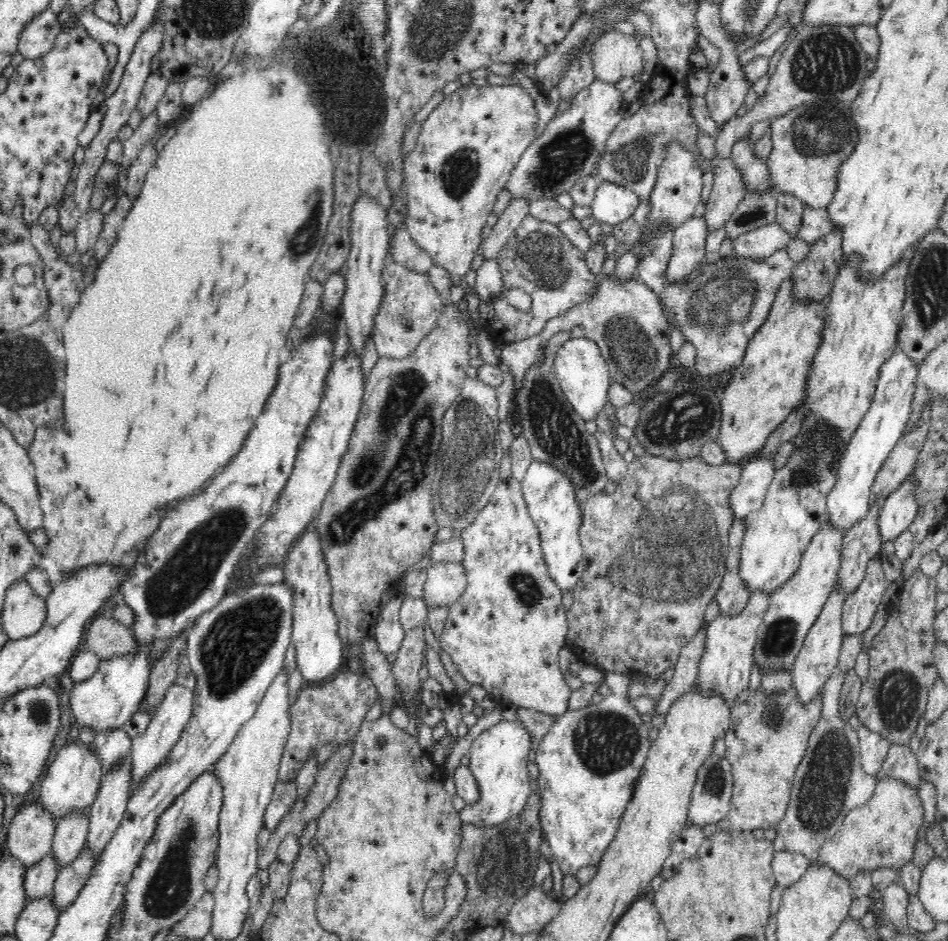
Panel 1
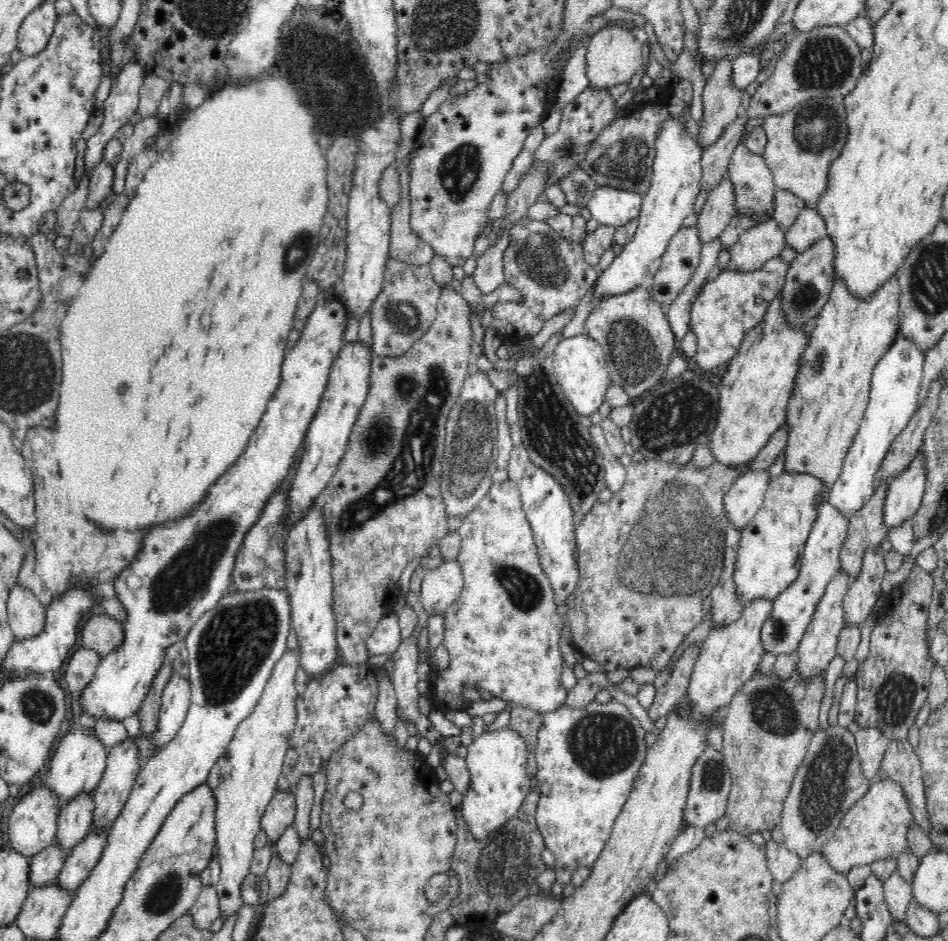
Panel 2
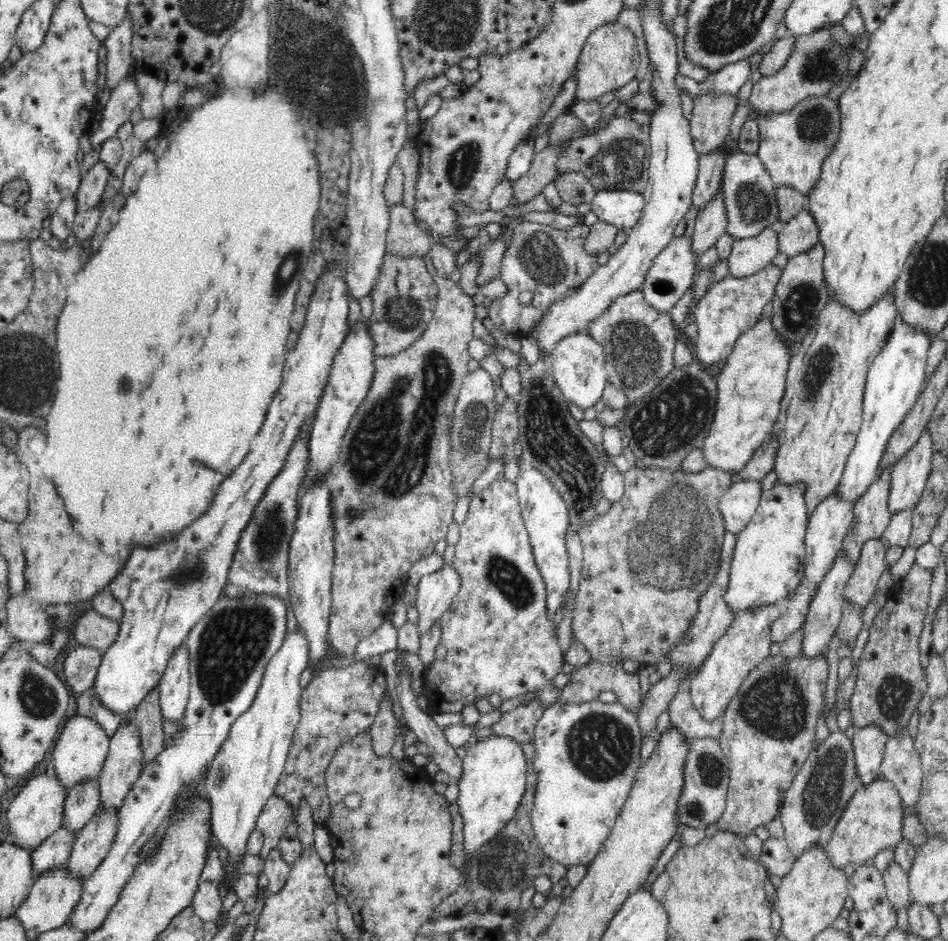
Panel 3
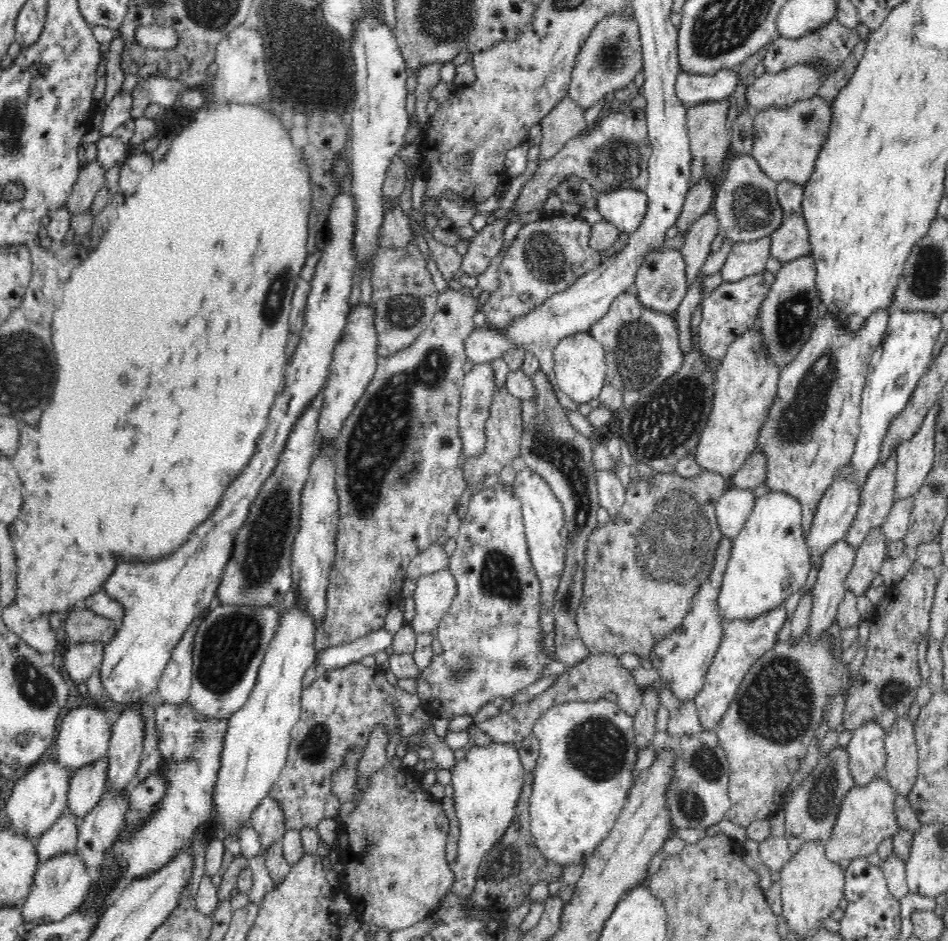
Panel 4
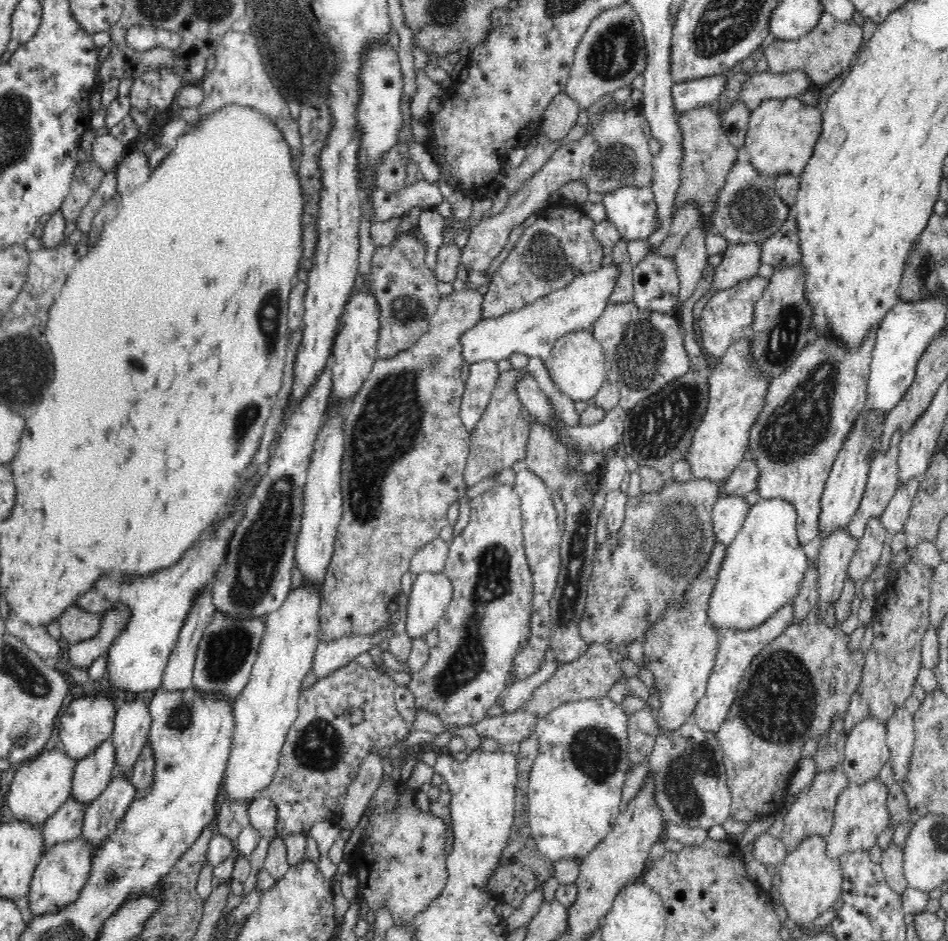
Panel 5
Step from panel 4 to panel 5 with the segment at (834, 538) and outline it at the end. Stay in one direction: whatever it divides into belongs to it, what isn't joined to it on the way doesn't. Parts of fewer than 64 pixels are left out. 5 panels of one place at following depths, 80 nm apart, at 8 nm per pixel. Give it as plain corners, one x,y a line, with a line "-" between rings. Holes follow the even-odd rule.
865,410
858,414
855,428
847,435
844,447
836,456
832,470
829,472
823,495
821,496
821,511
817,522
817,533
826,538
836,532
836,528
847,528
856,514
867,483
870,460
876,456
882,446
884,414
875,410

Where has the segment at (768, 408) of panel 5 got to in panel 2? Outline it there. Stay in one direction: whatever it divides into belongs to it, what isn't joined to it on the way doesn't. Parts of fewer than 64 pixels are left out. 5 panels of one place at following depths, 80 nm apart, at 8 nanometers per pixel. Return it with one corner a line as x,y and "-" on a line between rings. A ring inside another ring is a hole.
898,275
888,279
876,294
861,300
852,295
844,281
836,279
827,304
817,316
817,327
809,334
809,344
806,345
801,359
800,371
794,380
794,390
784,426
789,428
788,443
785,450
785,469
788,473
808,473
824,481
824,490
818,494
818,504
824,502
831,486
840,476
843,460
848,449
853,444
861,426
864,412
870,398
871,379
876,364
888,353
888,349
896,341
899,329
899,301
901,288

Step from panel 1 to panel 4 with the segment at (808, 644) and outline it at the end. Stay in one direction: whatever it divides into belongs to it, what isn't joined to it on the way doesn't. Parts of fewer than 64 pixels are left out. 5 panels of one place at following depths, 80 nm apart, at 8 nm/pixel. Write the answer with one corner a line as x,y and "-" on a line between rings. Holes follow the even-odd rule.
842,538
842,540
836,542
834,546
828,548
822,554
822,564
820,564
820,570
818,570
818,580
816,580
812,590
813,605
808,626
811,642
816,642
834,624
834,620
837,620
838,606
844,600
844,594
847,591
845,581
855,561
855,550
856,548
850,546

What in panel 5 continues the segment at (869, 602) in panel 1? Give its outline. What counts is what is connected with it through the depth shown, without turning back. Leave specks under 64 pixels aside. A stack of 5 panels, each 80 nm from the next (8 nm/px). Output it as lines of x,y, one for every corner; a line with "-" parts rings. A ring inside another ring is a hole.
870,518
866,524
866,532
858,541
858,546
847,568
847,577
860,582
875,572
880,565
878,560
882,556
882,547
886,540
885,526
880,518

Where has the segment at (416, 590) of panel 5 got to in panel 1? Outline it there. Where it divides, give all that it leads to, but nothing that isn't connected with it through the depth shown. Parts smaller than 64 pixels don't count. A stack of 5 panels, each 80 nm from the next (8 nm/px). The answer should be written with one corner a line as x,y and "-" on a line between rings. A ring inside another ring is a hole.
437,562
428,568
423,597
432,607
448,607
464,594
467,584
462,563

